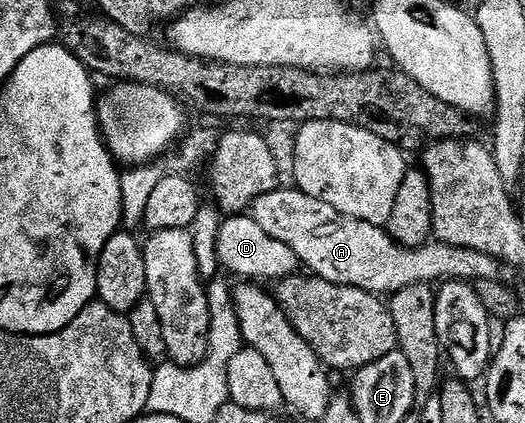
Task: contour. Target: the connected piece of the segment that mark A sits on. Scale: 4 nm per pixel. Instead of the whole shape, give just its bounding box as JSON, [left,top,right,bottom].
[251,188,504,296]

